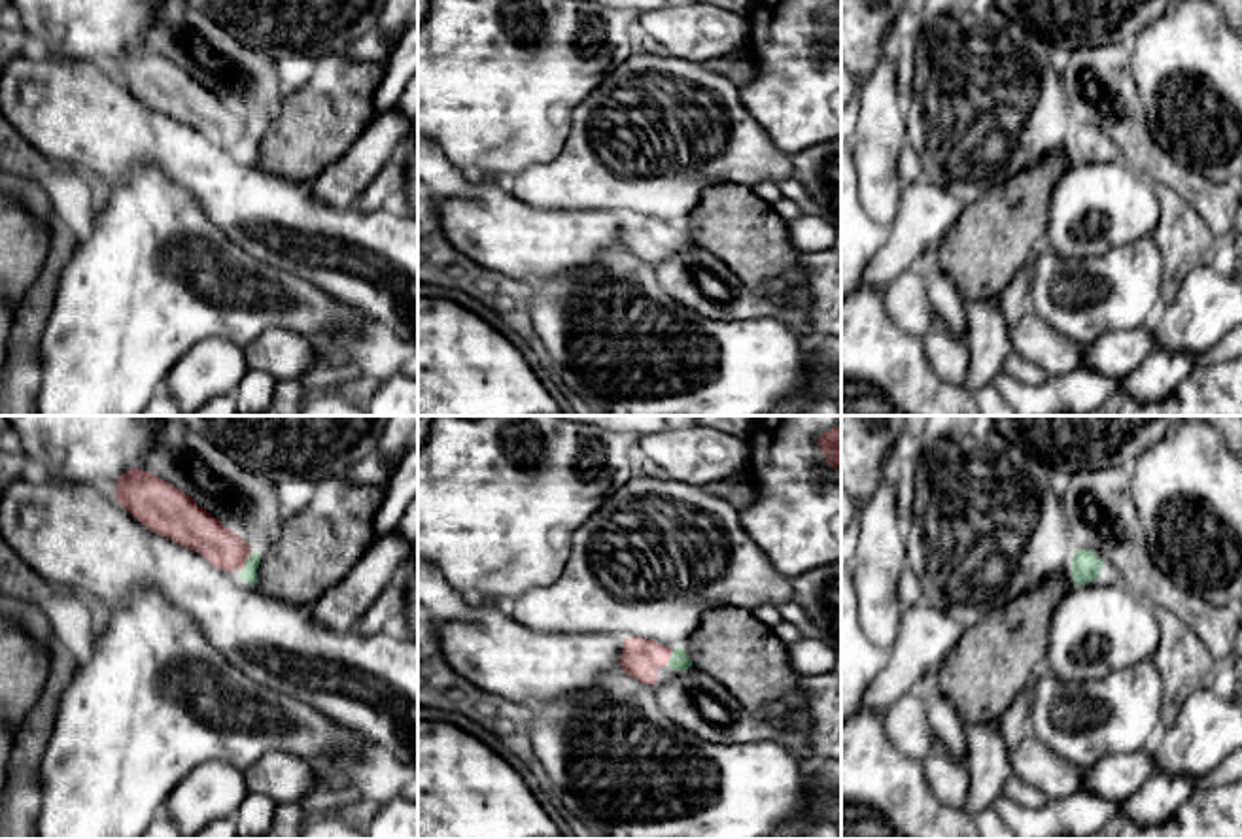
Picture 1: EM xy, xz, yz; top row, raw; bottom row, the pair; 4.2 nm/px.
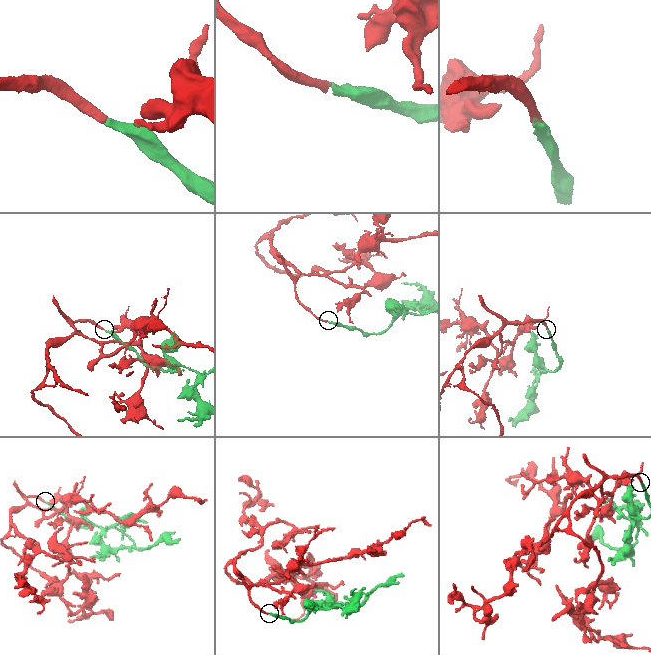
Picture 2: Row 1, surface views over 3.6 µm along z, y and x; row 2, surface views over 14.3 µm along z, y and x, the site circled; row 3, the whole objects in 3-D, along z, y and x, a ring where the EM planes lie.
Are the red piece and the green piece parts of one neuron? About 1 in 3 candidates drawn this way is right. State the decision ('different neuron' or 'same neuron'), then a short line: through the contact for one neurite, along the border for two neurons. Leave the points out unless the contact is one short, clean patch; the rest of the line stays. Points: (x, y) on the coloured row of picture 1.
same neuron; line xz (639, 658), (670, 656), (679, 660)

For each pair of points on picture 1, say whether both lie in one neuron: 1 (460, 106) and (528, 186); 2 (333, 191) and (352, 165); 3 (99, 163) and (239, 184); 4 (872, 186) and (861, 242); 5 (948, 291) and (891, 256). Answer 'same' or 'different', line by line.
1: different
2: same
3: same
4: different
5: different

